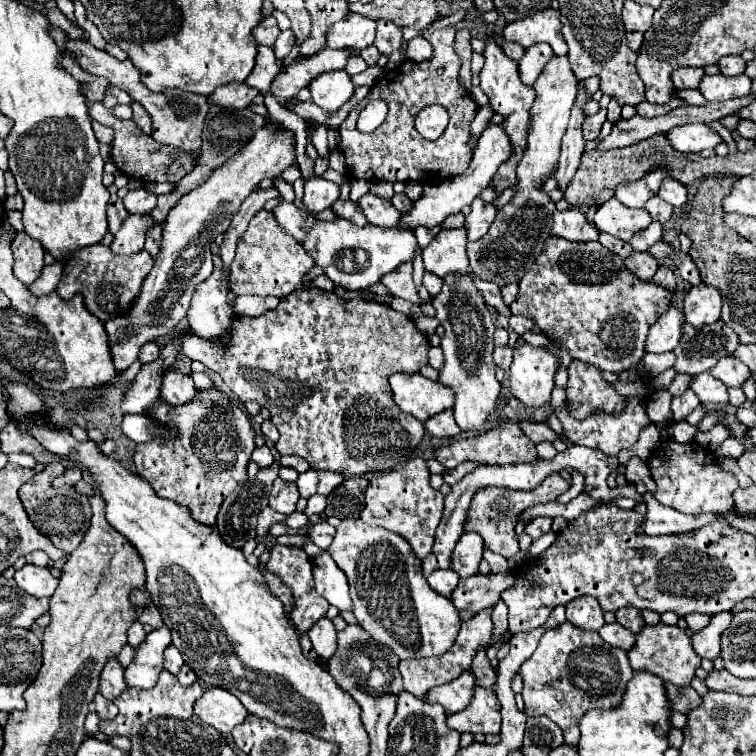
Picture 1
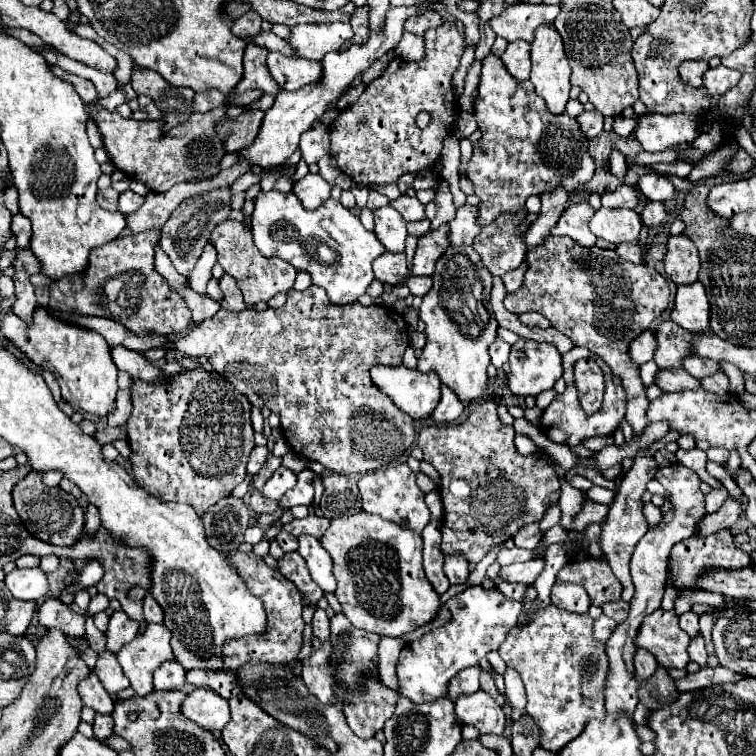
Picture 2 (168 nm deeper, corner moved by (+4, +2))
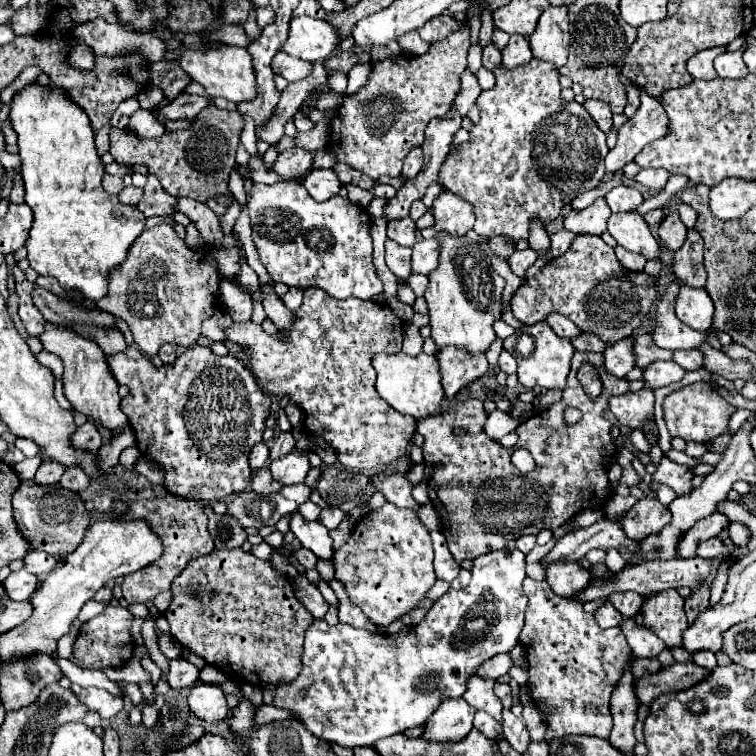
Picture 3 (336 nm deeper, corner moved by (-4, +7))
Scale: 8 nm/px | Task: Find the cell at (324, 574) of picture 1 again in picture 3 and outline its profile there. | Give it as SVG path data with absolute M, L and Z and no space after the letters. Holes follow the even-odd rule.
M298 510L290 514L290 530L294 536L302 542L304 548L312 550L318 558L332 558L332 538L328 536L328 530L320 522L308 522L302 518Z

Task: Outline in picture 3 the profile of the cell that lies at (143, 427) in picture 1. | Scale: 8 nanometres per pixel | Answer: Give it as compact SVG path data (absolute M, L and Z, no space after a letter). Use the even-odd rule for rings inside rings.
M86 422L84 426L80 426L74 436L72 436L72 446L74 448L82 448L82 450L98 450L102 446L100 434L94 426L94 422Z

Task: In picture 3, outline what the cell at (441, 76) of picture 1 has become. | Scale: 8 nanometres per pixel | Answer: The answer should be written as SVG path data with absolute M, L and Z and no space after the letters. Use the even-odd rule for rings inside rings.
M462 28L442 42L434 42L424 56L394 56L372 62L368 84L356 94L344 96L338 116L332 118L328 148L336 160L372 180L380 176L400 176L406 154L424 142L426 124L452 108L460 90L460 74L466 68L468 48L470 30Z

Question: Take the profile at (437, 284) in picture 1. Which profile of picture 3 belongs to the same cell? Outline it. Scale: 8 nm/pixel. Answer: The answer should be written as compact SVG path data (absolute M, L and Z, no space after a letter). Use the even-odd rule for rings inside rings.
M410 274L410 278L406 280L406 284L414 290L416 296L422 296L424 290L426 290L426 284L428 284L428 278L424 274Z

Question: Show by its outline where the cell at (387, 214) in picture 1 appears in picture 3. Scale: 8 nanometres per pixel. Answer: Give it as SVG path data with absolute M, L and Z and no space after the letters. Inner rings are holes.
M402 218L402 220L392 220L388 224L388 238L398 242L400 246L412 248L416 242L416 224L412 218Z

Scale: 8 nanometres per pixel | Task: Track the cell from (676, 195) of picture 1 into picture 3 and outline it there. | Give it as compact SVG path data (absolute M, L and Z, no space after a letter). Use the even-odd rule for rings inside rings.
M656 168L640 170L640 172L634 176L636 182L640 182L642 186L652 188L652 190L662 190L662 188L666 186L668 178L670 178L670 174L666 174L666 170L662 170L662 168L658 168L658 170L656 170Z

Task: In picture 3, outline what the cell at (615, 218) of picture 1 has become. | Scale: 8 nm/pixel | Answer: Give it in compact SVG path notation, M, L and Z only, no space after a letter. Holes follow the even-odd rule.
M638 212L612 214L608 218L608 232L618 242L618 246L642 254L646 260L660 258L662 244L652 236L648 224Z

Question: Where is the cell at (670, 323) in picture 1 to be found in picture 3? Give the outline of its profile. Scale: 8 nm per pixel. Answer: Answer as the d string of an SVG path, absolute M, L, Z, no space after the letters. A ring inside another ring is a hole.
M632 338L620 340L614 346L606 348L604 352L604 370L616 378L622 378L626 372L634 368L634 352L632 352Z

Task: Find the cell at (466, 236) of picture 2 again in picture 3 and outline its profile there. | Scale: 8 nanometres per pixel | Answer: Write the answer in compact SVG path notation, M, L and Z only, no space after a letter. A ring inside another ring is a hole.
M444 190L432 204L432 214L436 218L434 230L448 232L452 236L464 236L474 226L474 208L470 202L458 198L456 194Z

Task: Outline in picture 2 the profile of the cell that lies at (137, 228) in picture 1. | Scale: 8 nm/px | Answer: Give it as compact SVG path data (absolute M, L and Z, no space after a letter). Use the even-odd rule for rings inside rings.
M216 177L216 179L210 179L210 181L202 181L202 183L190 183L190 181L178 183L166 193L150 191L146 195L144 205L138 211L126 215L126 227L132 233L142 233L142 231L148 231L148 229L162 229L162 225L168 221L170 213L186 197L192 197L192 195L202 193L202 191L212 191L220 185L222 185L222 179Z

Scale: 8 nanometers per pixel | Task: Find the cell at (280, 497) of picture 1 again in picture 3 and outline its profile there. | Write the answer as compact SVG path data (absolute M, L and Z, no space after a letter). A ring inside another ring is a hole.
M296 448L290 454L286 454L286 456L270 462L270 472L272 472L274 480L282 482L284 486L304 482L308 470L310 470L308 450L298 450Z

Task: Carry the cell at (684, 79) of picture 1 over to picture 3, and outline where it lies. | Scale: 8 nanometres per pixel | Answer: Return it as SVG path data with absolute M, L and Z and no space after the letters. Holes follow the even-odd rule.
M708 48L708 50L694 54L688 60L690 76L696 78L696 80L714 80L718 76L716 70L714 70L714 58L718 54L724 54L724 52L726 52L726 48Z

